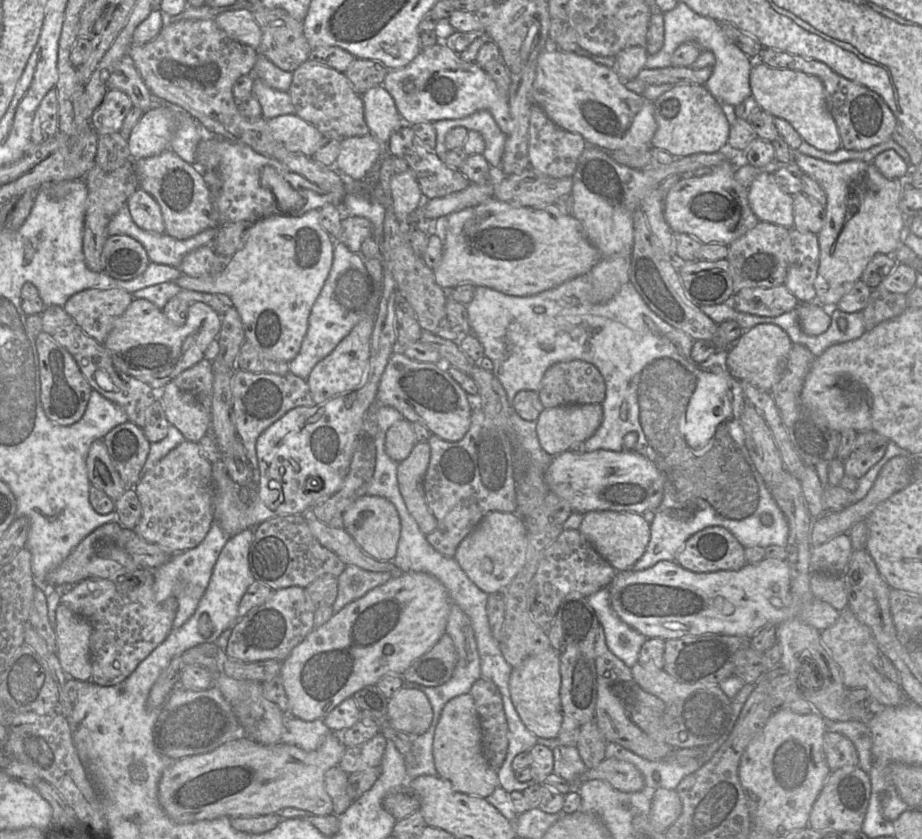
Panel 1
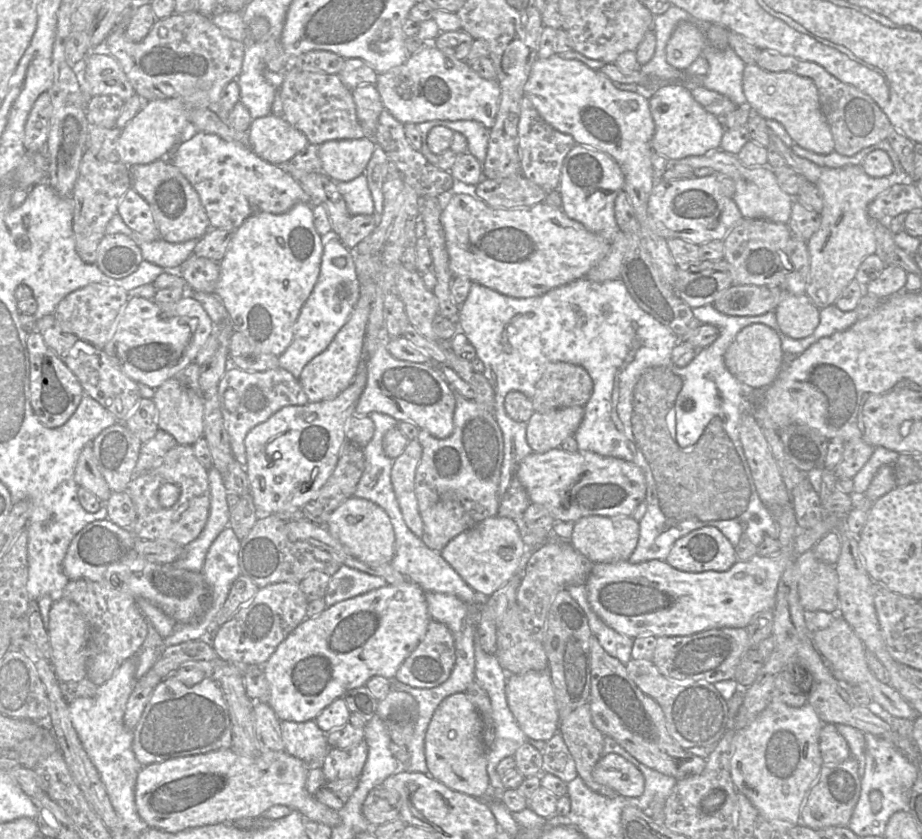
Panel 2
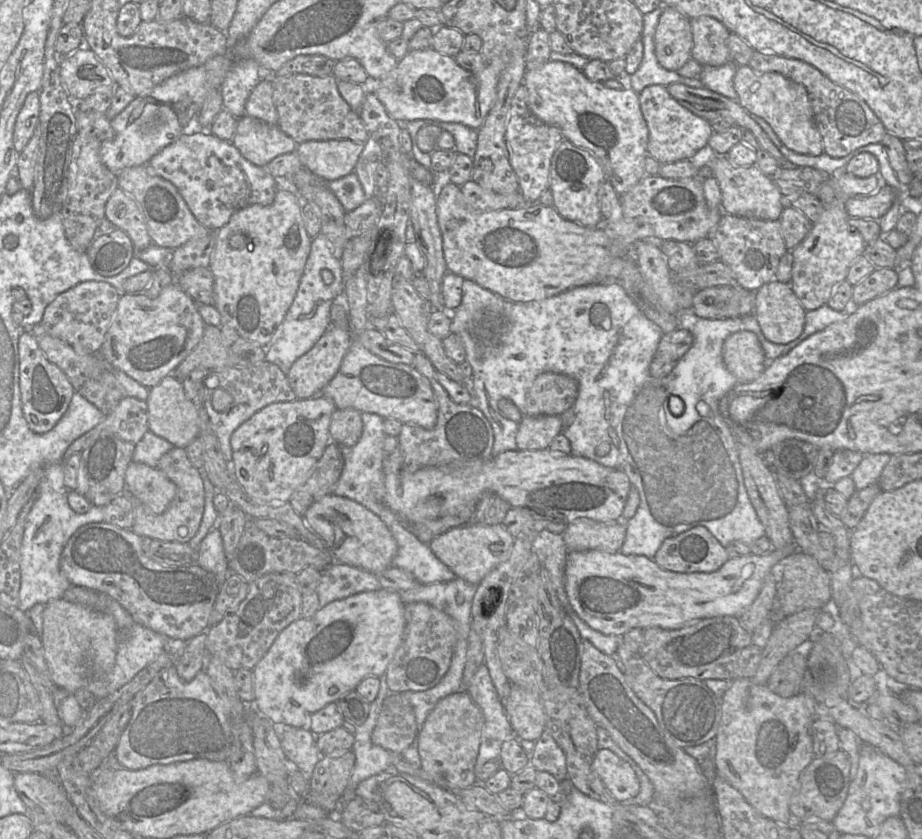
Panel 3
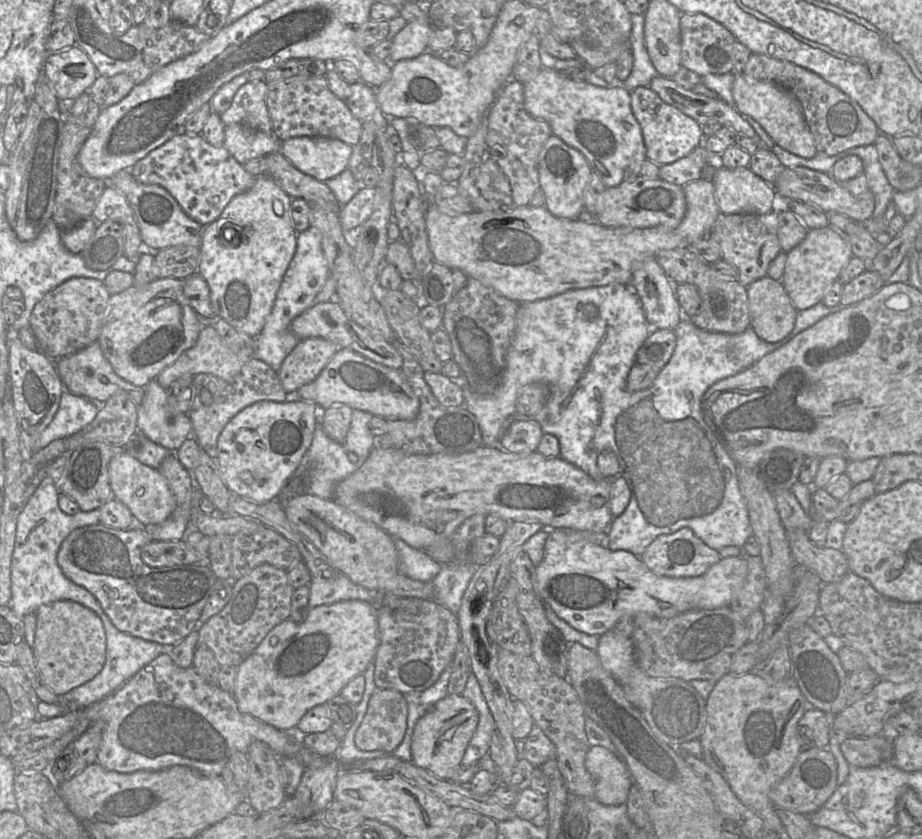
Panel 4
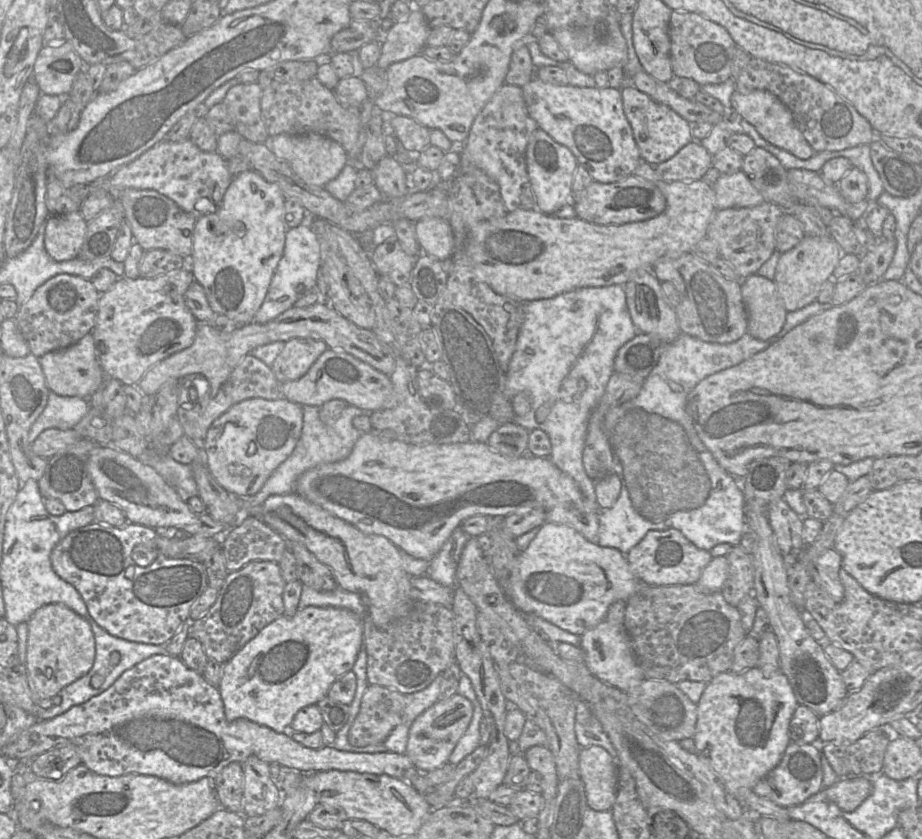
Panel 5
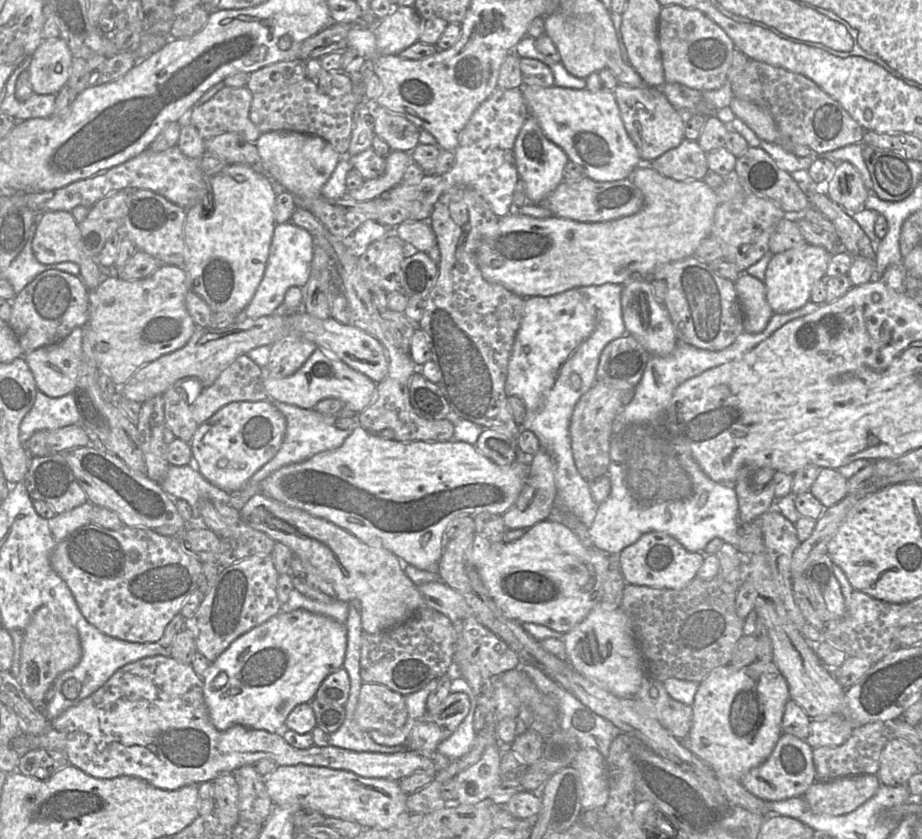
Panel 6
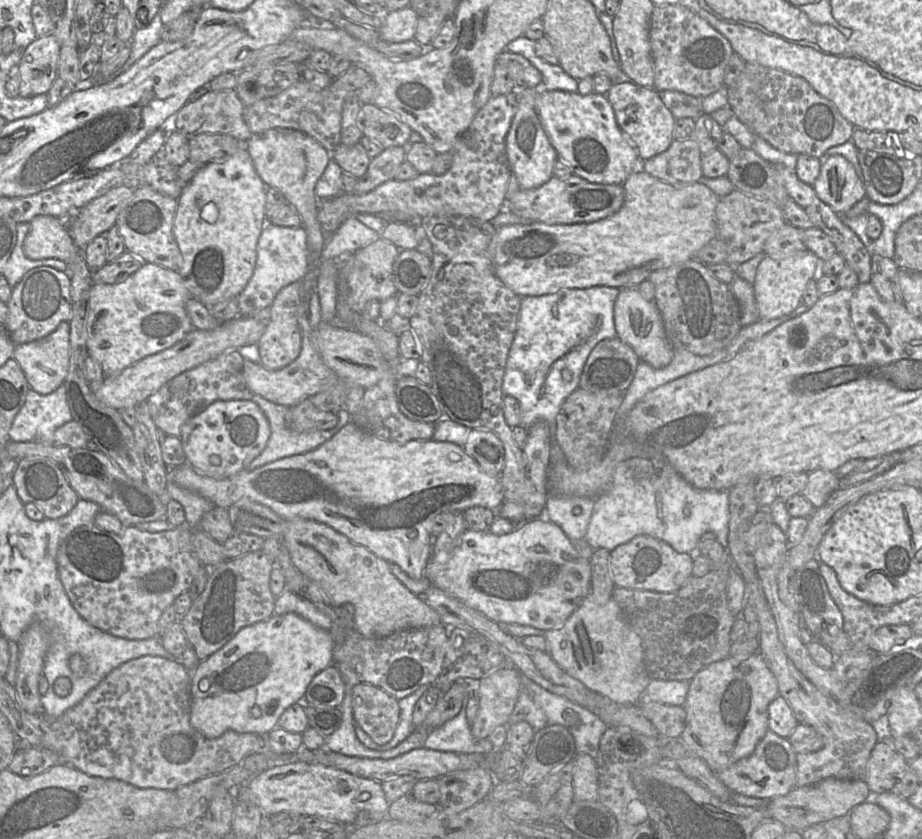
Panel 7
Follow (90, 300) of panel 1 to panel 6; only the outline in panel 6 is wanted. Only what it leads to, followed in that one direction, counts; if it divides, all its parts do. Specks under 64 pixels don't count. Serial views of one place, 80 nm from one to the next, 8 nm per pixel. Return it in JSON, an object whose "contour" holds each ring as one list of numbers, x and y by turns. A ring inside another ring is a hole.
{"contour":[[49,269,38,274,11,301,8,324,25,352,57,343,89,320,90,291,79,275]]}

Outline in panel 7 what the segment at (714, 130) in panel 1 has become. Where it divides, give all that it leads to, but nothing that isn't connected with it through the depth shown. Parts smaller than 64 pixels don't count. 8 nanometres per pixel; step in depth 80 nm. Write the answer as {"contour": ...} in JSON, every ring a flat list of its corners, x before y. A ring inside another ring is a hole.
{"contour":[[614,81,606,96,621,131,636,149,639,159,647,160,667,150,674,140,673,128,676,119,664,105,656,89,631,81]]}

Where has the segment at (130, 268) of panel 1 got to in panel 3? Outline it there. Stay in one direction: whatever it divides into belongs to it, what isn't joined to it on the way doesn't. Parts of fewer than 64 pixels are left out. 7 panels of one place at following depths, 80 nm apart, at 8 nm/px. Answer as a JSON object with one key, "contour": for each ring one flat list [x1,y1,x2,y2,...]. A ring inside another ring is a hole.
{"contour":[[119,228,95,237,85,253,93,270,107,277,121,273,135,257,131,239]]}

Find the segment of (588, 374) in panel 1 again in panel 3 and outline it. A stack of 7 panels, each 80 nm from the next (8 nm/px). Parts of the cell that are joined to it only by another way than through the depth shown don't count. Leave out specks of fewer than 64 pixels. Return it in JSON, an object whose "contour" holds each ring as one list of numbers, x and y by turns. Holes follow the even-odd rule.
{"contour":[[544,372,537,376,525,401,525,416,561,415,572,408,578,383,564,374]]}

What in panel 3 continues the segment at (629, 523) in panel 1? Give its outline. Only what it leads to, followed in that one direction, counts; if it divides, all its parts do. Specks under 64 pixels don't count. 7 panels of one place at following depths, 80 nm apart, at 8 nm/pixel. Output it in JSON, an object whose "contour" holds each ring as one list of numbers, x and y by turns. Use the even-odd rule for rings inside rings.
{"contour":[[580,518,568,524,560,535,570,550,620,552,626,536,626,523,624,520,603,523]]}

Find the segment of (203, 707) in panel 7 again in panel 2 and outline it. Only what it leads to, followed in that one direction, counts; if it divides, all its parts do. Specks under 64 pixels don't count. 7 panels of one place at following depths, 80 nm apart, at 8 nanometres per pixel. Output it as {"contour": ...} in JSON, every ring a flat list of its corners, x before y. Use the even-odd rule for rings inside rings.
{"contour":[[407,580,338,602,313,618,306,618,276,648,262,666,270,688,268,705,280,721,303,723,315,718,336,699,365,686,374,676,393,680,402,662,425,636,431,621,425,591]]}

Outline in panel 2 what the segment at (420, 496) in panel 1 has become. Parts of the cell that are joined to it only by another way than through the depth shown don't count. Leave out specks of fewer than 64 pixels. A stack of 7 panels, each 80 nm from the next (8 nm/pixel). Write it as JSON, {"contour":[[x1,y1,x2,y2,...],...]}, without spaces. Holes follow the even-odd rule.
{"contour":[[410,440,403,453,393,460,391,482,403,519,419,538,423,534,423,521,415,492,415,475,422,456,422,446]]}

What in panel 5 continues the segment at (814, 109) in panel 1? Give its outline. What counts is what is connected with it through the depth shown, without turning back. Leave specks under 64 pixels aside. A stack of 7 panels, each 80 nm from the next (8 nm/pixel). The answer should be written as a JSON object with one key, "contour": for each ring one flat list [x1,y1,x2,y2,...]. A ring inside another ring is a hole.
{"contour":[[764,90,738,91,731,97,731,111,736,118,743,118,770,144,800,159,809,159,815,151,797,127,790,110,771,92]]}

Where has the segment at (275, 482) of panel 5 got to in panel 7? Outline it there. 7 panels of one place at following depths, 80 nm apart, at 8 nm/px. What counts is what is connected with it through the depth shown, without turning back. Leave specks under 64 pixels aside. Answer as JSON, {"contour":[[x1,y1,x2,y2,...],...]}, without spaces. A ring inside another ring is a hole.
{"contour":[[259,395,250,401,256,403,267,417,271,434,265,449,248,466,248,470,266,465,278,459,303,454,314,450,332,438,340,429,294,432,287,428,285,415,287,406,275,404]]}

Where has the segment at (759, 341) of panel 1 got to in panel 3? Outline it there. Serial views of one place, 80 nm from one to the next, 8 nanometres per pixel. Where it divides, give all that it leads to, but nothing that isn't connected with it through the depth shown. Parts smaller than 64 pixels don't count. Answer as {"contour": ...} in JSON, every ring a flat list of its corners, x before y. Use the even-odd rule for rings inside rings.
{"contour":[[751,331,736,332,725,340,723,360,738,383,756,380,768,364,757,335]]}

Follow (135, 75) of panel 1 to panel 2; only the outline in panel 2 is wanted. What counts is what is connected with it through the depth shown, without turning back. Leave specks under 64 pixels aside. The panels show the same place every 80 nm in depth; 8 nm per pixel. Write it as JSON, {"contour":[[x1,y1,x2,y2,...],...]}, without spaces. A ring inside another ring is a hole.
{"contour":[[89,52,74,67,78,71,82,92,87,97,110,94,117,95,125,101,136,95,119,62,109,52]]}

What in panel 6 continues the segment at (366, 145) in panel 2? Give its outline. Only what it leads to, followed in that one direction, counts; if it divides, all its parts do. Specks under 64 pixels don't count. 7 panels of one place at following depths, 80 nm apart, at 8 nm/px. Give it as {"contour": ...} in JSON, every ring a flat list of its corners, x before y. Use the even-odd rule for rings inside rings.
{"contour":[[292,132,263,133,255,142,267,175,295,198,316,198,335,170,341,156,335,148,319,136]]}

